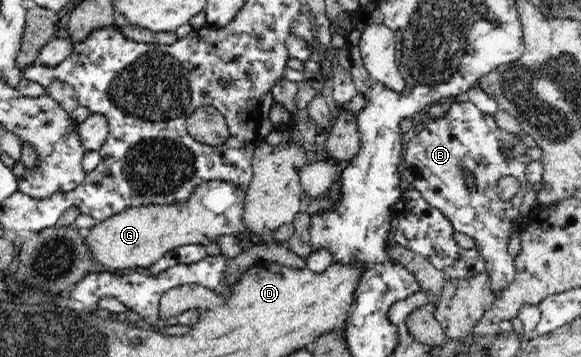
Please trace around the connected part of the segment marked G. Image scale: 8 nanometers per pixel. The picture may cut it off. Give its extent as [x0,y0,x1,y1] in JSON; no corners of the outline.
[84,180,265,273]

